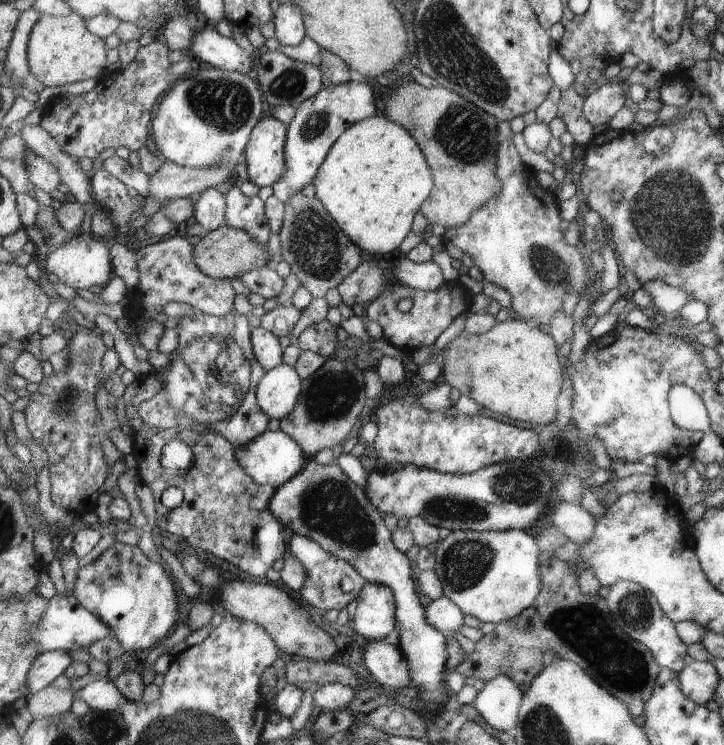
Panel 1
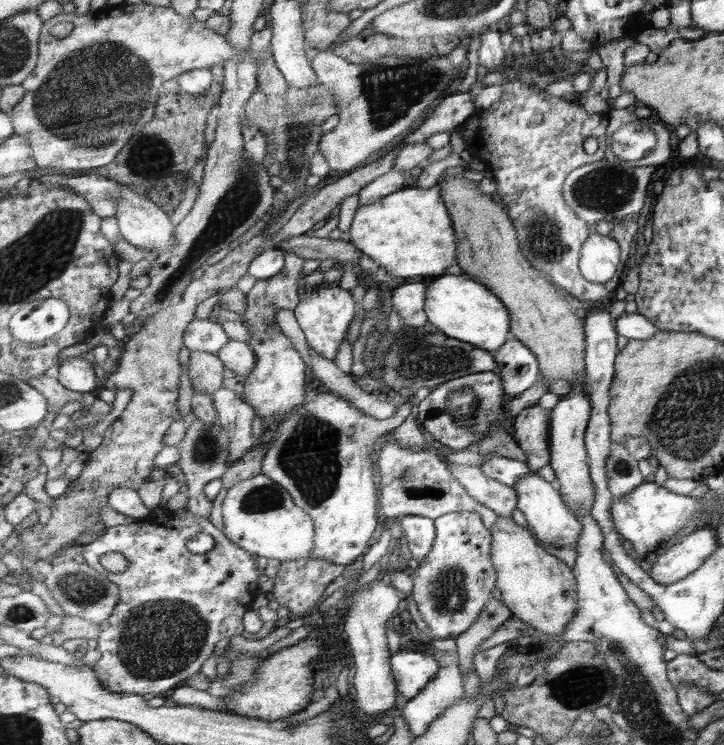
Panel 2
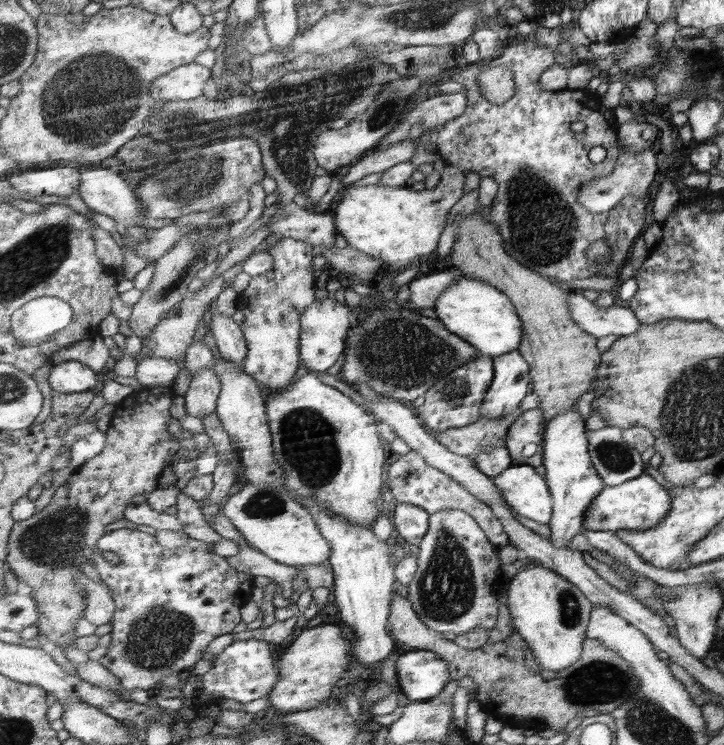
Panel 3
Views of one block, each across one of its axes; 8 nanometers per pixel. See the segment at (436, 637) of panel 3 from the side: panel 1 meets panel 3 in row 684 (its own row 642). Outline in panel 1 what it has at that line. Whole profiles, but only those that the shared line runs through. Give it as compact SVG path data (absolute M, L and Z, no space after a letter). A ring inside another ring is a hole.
M543 558L541 578L542 592L534 604L512 619L498 623L495 630L484 635L456 671L465 677L481 678L486 683L505 675L525 694L533 679L545 668L543 654L553 650L557 656L582 666L595 682L626 702L634 716L644 714L662 669L655 655L615 624L607 599L585 596L581 592L578 576L569 563Z

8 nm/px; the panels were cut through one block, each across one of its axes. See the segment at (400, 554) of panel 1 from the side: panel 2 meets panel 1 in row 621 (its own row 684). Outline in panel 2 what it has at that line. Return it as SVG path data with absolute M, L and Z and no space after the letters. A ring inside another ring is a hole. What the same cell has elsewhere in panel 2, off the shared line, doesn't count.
M399 650L391 658L392 671L397 682L398 692L405 698L415 698L439 673L439 664L434 656Z

